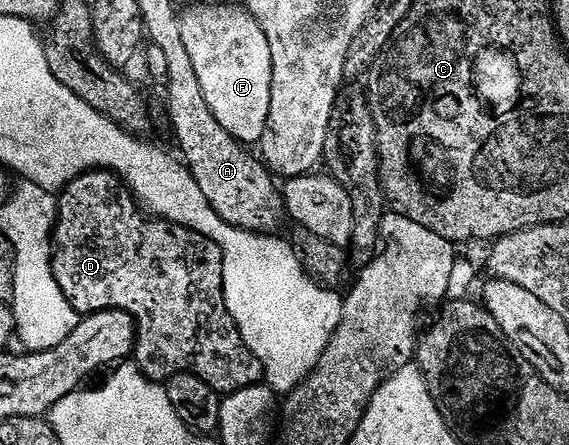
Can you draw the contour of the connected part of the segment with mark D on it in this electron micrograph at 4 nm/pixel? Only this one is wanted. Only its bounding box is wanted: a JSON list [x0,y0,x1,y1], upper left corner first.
[52,170,264,394]

